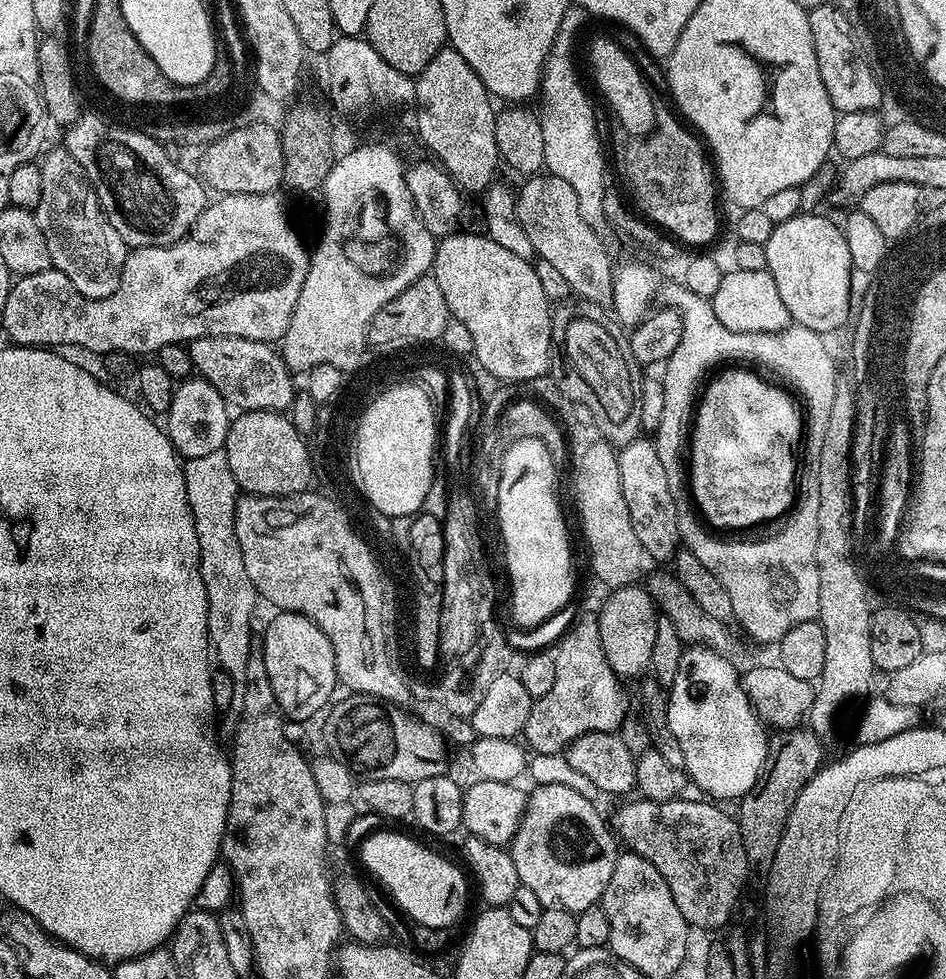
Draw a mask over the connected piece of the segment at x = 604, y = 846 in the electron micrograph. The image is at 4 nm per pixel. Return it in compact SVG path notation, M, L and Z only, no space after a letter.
M539 785L532 790L510 845L514 870L518 870L521 885L538 897L544 909L557 908L579 914L587 908L597 907L606 890L606 882L610 882L610 874L614 874L614 862L618 855L617 841L606 825L606 820L600 817L593 801L582 798L582 795L567 786Z

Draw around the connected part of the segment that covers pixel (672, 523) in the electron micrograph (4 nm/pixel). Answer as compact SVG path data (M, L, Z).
M637 438L623 445L618 452L618 478L622 478L622 498L630 510L634 534L642 542L642 550L649 561L669 563L682 546L680 523L674 494L670 494L668 471L658 458L655 439Z

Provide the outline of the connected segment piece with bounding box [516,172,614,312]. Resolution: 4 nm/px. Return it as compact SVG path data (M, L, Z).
M549 172L533 175L523 182L525 183L522 188L517 191L516 217L523 230L526 231L533 253L560 271L571 293L575 295L577 293L602 310L613 311L614 266L610 264L610 256L597 229L592 228L582 217L581 207L578 206L578 194L571 188L570 182Z

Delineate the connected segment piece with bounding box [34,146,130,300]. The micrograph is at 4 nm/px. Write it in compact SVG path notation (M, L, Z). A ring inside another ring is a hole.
M63 146L50 148L39 161L42 198L38 198L34 213L46 240L51 267L66 274L74 290L78 290L86 298L101 300L118 290L122 266L126 262L130 246L122 238L122 234L118 234L118 230L110 226L92 183L74 154L70 154Z

